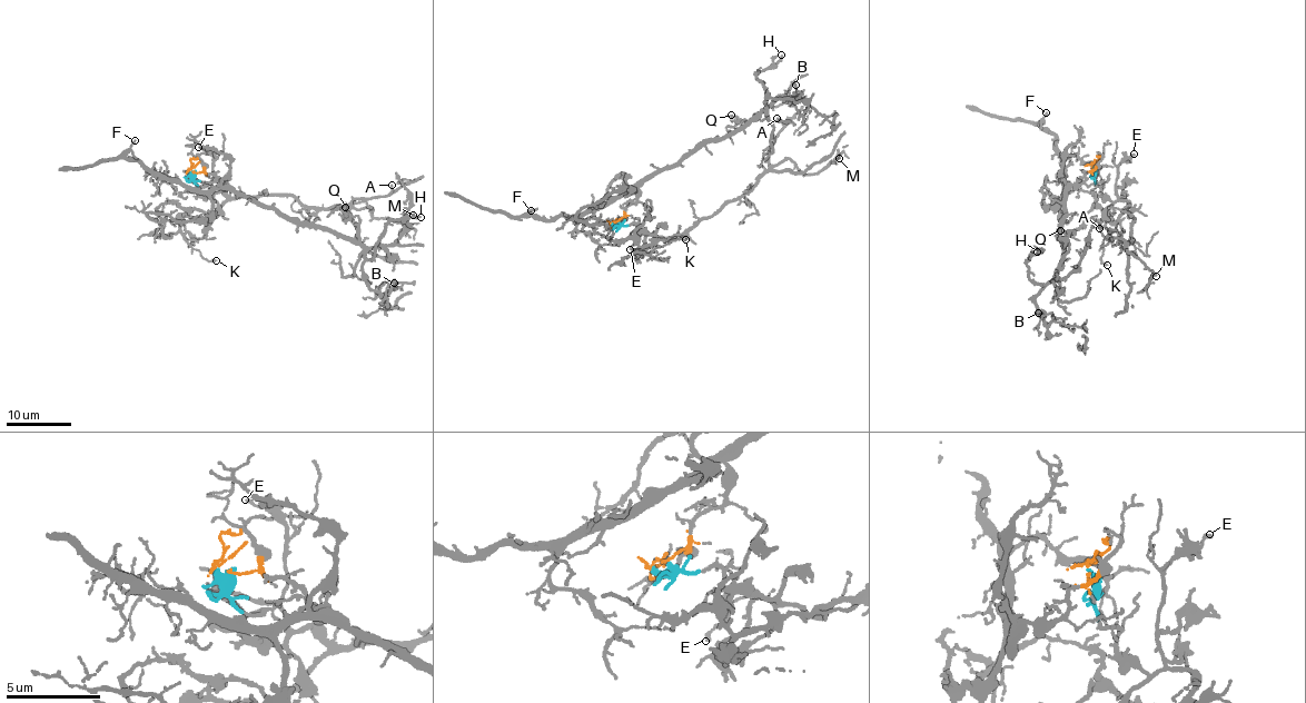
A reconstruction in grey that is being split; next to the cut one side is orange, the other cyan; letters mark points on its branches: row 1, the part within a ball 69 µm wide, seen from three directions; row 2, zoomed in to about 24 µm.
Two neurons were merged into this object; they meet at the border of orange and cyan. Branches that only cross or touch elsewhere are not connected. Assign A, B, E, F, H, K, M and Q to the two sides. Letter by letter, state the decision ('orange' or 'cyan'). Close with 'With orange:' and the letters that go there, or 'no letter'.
A: cyan
B: orange
E: cyan
F: orange
H: orange
K: cyan
M: cyan
Q: orange
With orange: B, F, H, Q

